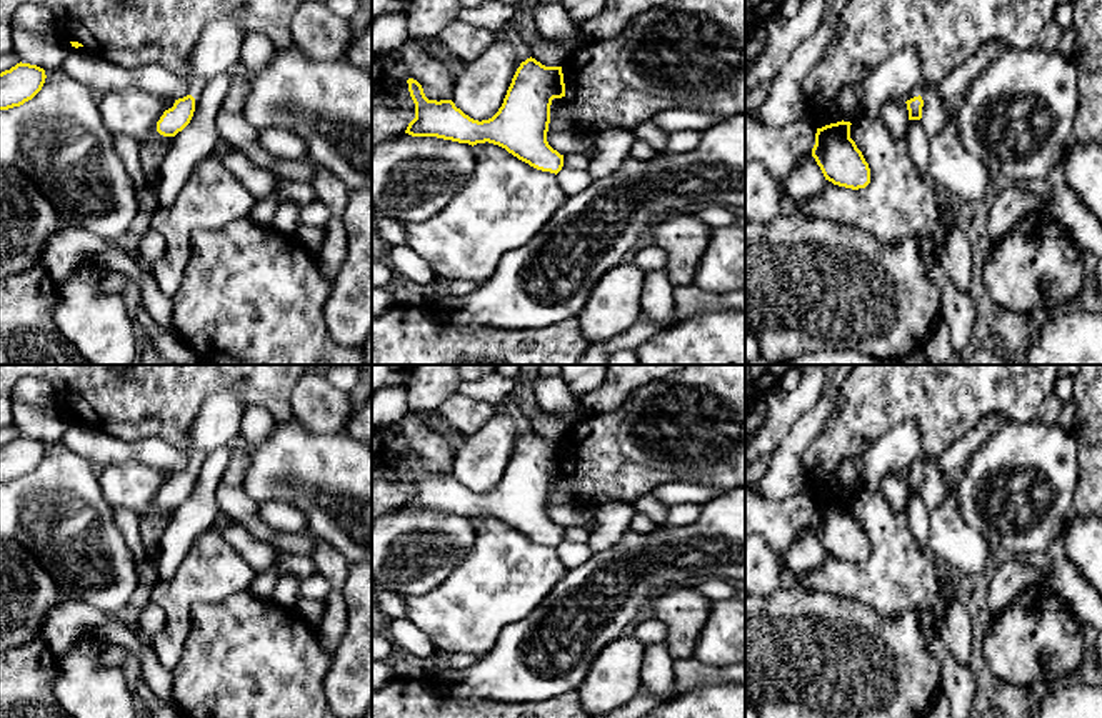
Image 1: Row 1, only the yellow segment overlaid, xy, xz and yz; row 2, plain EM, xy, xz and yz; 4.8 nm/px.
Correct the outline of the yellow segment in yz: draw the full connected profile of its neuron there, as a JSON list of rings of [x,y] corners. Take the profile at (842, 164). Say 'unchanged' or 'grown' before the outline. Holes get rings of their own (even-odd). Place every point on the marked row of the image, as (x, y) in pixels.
unchanged; [[[842,120],[817,128],[812,157],[825,180],[839,187],[859,190],[870,183],[870,168],[850,138],[850,125],[850,122]]]

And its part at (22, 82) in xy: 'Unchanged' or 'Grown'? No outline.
Unchanged

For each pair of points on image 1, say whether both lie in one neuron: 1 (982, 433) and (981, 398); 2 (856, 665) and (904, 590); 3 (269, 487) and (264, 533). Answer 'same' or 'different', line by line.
1: different
2: different
3: different

